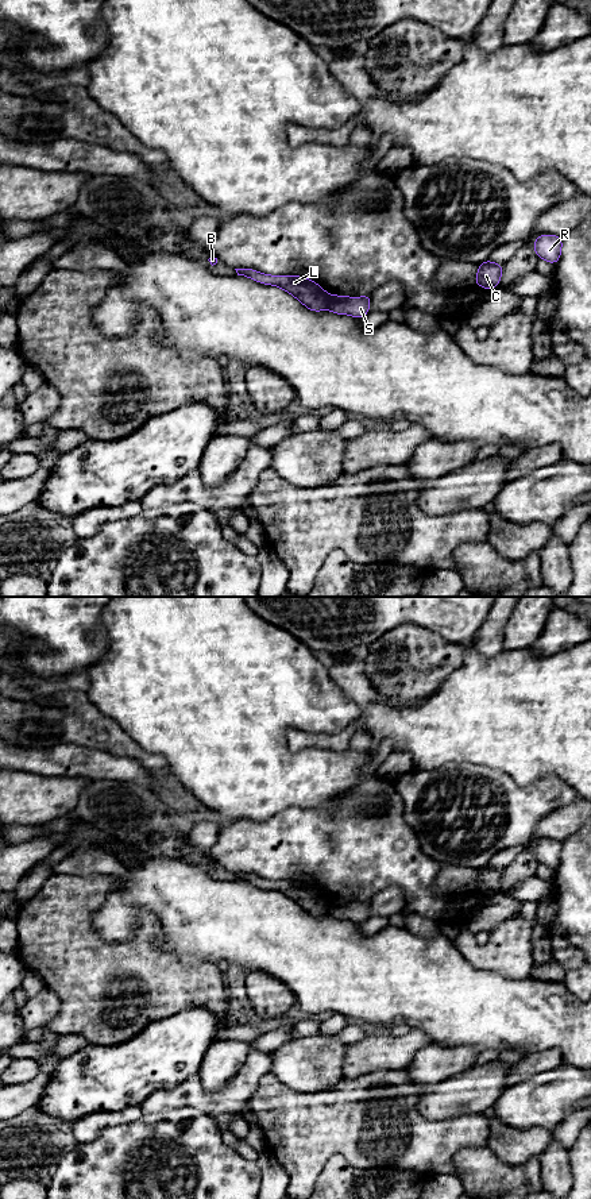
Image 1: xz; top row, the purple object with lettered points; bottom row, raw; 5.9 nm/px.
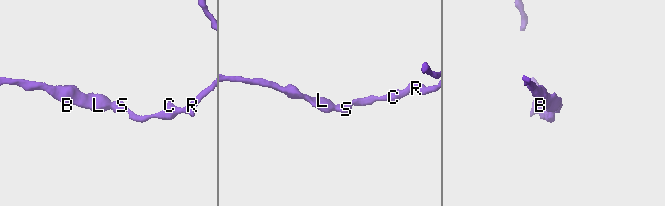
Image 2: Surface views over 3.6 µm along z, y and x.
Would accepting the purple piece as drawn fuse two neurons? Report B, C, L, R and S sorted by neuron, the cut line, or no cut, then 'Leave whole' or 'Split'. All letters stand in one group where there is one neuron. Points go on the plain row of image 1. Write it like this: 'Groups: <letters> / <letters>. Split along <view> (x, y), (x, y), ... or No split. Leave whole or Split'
Groups: B L / C R S. Split along xz (329, 901), (327, 913). Split

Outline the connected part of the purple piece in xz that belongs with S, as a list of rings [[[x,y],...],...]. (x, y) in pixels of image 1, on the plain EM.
[[[371,899],[363,902],[329,901],[328,914],[337,920],[363,924],[370,917]]]

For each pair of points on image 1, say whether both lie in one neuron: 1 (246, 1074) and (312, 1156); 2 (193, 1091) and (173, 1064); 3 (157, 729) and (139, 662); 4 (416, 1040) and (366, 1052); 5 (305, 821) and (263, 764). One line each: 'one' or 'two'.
1: two
2: two
3: one
4: one
5: two

